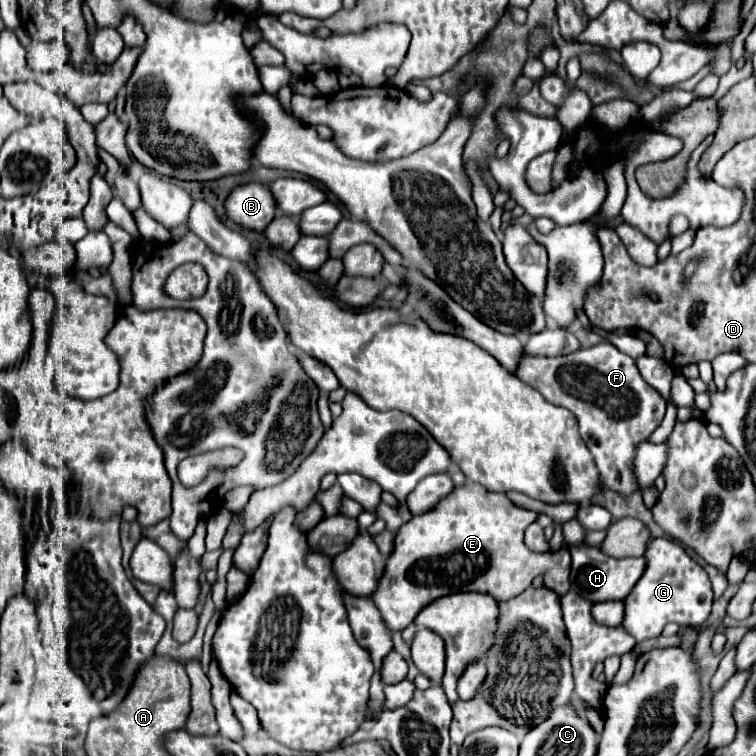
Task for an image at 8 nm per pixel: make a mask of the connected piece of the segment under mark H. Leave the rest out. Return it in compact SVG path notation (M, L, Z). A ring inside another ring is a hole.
M568 545L572 555L572 573L570 573L570 589L578 591L584 599L596 601L620 601L624 599L636 581L642 577L646 569L644 557L628 557L628 559L614 559L604 555L598 547L588 545Z

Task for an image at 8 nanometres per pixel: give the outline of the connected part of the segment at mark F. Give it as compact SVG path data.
M598 343L562 357L524 355L516 375L540 391L546 401L576 415L580 435L596 459L602 485L606 489L618 491L622 495L638 489L630 467L634 449L662 423L666 401L642 379L632 357L620 353L612 343Z

